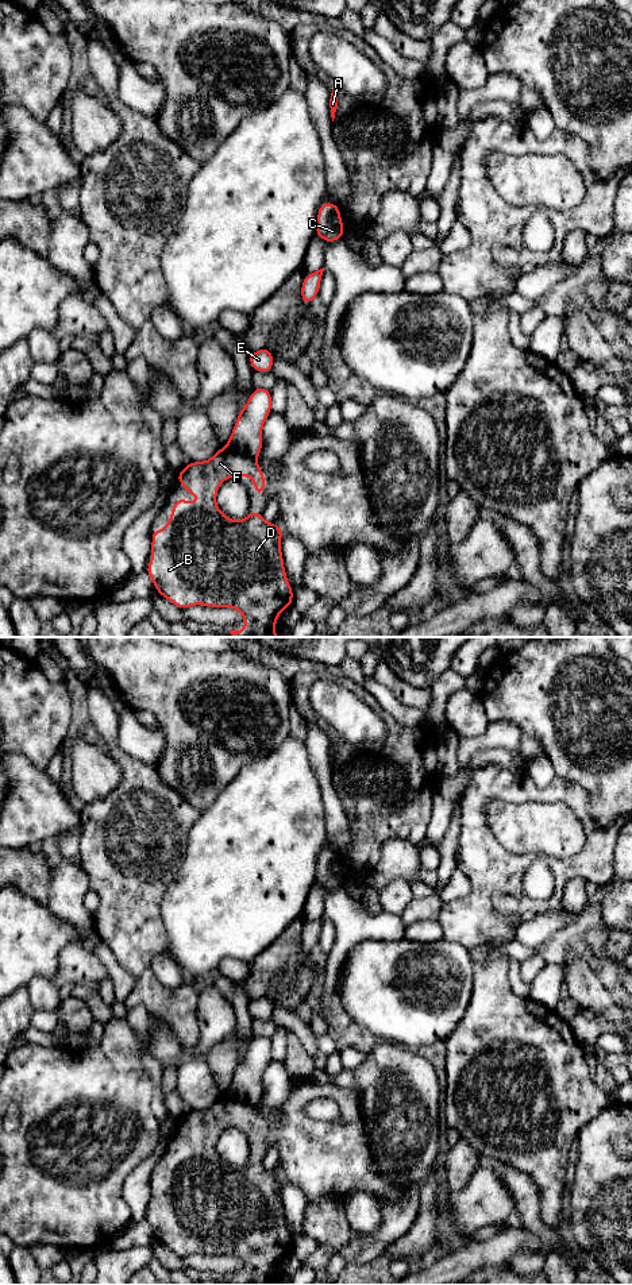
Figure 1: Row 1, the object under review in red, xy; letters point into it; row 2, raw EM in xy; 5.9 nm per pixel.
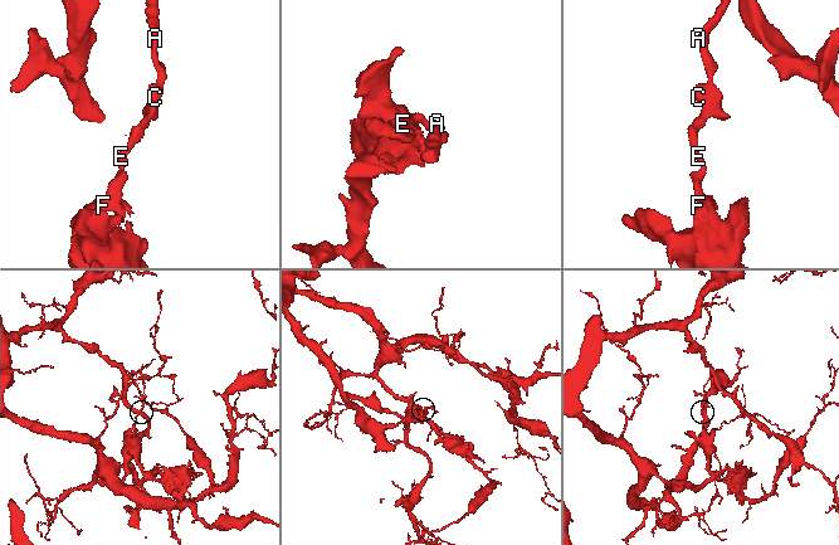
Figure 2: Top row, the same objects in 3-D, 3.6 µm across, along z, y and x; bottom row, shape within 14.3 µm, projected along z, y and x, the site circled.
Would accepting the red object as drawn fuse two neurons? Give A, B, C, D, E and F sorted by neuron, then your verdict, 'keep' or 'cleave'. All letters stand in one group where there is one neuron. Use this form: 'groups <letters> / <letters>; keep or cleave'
groups A C E / B D F; cleave

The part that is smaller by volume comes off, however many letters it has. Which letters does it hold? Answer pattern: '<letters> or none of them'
B, D, F

